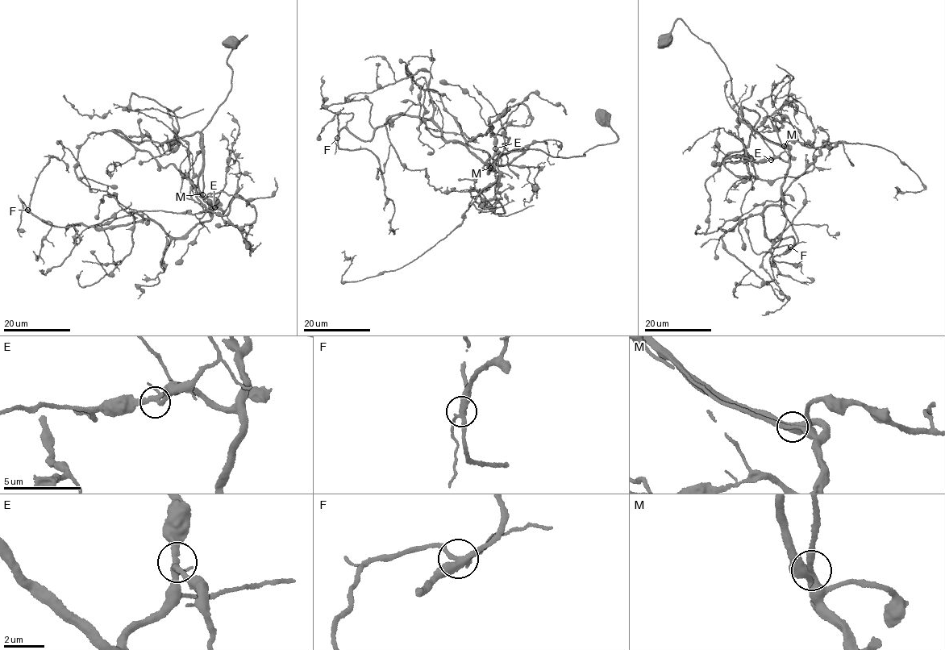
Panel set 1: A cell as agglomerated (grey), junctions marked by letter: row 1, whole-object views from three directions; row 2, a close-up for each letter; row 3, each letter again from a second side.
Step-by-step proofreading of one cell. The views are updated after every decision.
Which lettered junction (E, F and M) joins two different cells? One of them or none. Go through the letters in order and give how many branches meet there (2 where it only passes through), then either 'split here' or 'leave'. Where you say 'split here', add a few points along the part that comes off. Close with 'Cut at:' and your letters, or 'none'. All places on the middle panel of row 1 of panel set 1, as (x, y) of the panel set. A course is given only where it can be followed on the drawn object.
E: 4 | leave
F: 4 | leave
M: 4 | leave
Cut at: none

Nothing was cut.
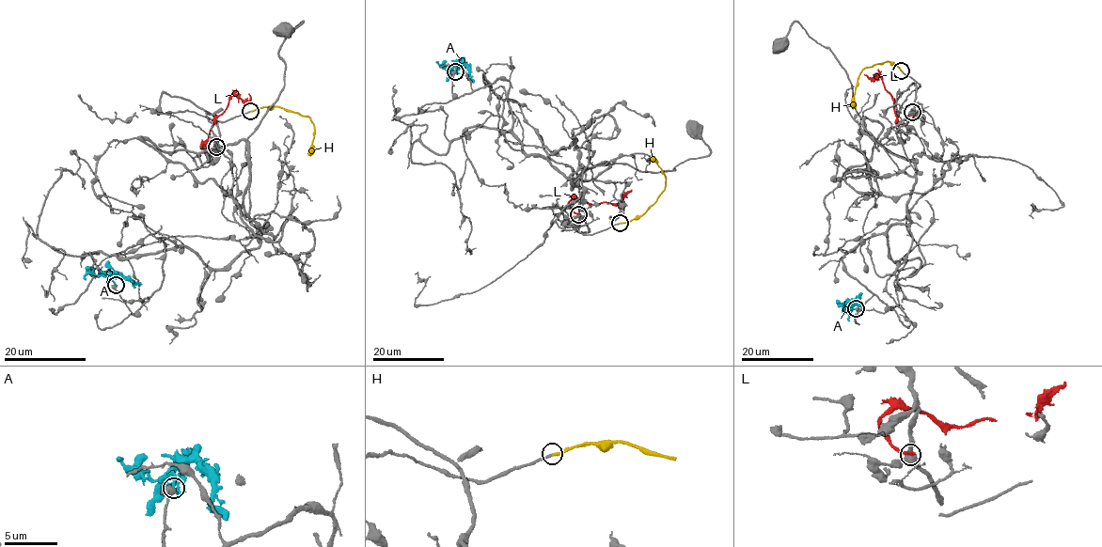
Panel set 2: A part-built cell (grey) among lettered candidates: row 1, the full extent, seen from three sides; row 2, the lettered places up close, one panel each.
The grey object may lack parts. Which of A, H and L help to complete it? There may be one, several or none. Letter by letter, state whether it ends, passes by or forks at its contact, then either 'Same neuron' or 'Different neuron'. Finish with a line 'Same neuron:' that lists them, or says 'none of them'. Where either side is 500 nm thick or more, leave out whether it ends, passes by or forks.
A: Different neuron
H: It ends there. Same neuron
L: It ends there. Different neuron
Same neuron: H

